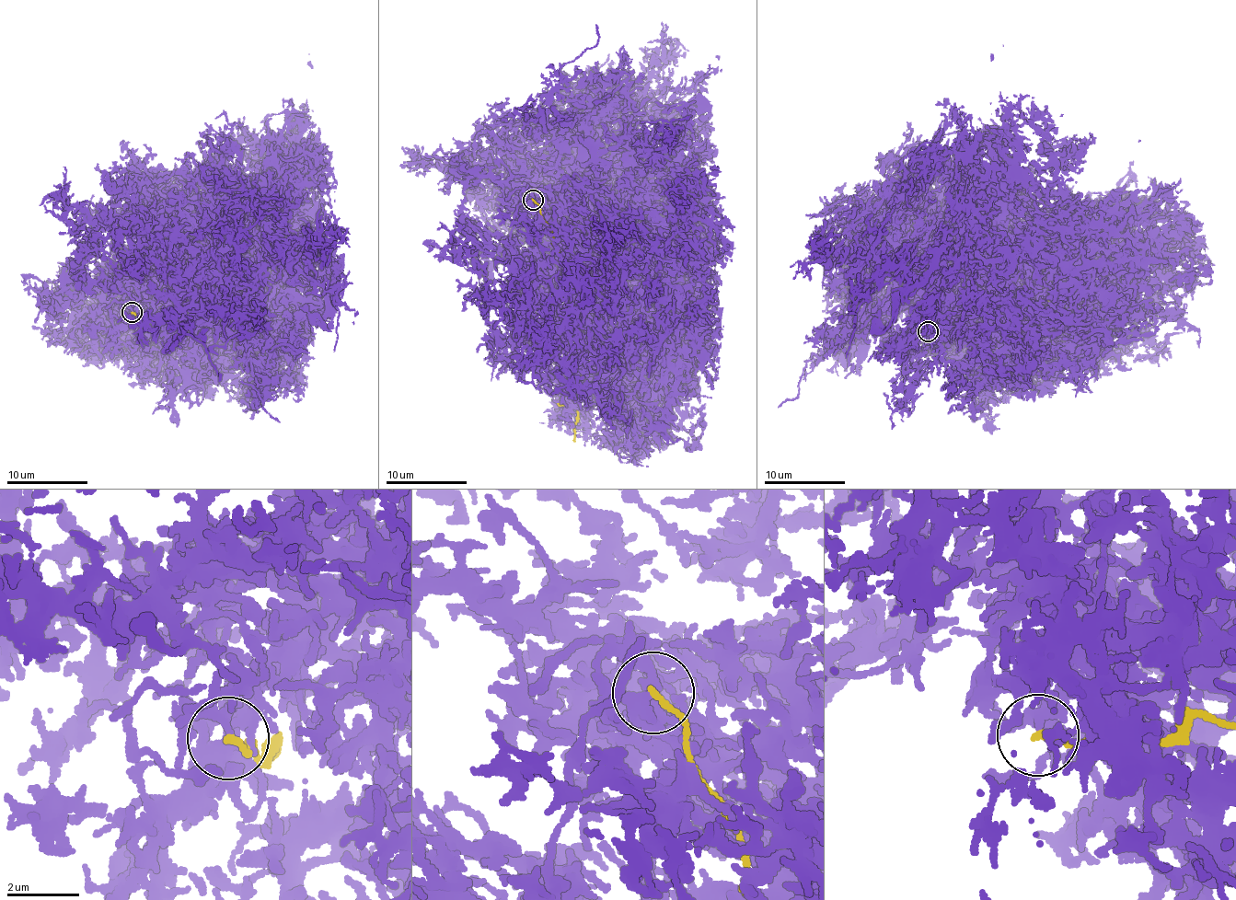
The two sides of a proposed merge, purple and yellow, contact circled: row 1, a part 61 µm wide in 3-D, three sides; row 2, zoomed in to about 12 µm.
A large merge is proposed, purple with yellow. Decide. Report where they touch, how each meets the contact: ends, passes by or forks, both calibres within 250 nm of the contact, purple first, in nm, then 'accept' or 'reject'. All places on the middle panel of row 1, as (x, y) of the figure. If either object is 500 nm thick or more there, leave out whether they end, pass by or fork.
place (533, 200); purple passes by; yellow ends; calibres 220 and 150 nm; reject

